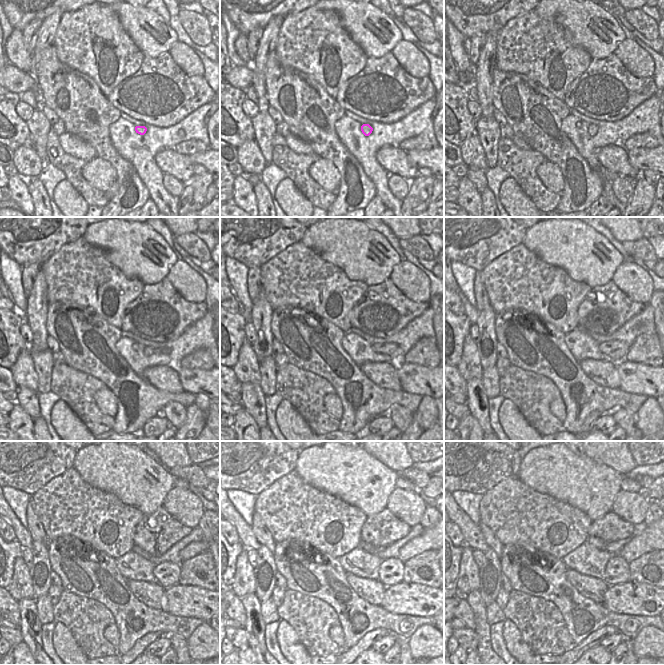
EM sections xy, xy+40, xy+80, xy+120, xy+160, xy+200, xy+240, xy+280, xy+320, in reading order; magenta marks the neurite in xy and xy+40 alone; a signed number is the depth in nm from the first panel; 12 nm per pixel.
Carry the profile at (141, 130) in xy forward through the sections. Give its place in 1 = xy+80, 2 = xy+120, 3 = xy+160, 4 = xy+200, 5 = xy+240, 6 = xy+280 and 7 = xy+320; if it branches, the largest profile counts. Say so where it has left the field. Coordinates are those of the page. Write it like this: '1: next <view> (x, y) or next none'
1: next xy+80 (592, 129)
2: next xy+120 (147, 351)
3: next xy+160 (392, 350)
4: next xy+200 (616, 350)
5: next xy+240 (167, 574)
6: next xy+280 (390, 572)
7: next xy+320 (617, 571)

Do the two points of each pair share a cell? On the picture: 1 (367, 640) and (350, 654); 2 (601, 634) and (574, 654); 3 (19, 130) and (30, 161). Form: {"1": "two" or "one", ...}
{"1": "one", "2": "one", "3": "two"}

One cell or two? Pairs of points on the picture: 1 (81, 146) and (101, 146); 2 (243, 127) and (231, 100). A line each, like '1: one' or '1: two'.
1: two
2: one

